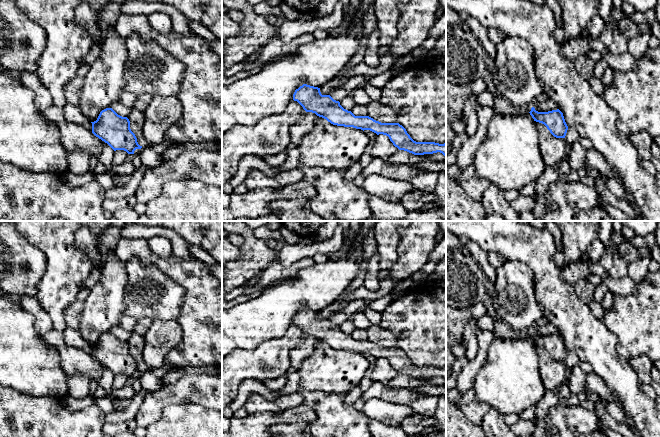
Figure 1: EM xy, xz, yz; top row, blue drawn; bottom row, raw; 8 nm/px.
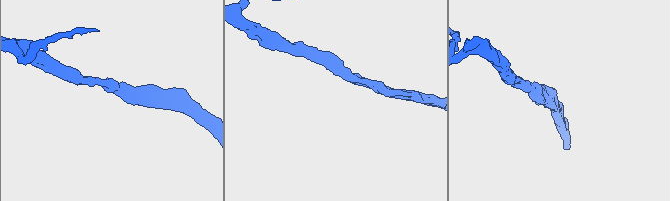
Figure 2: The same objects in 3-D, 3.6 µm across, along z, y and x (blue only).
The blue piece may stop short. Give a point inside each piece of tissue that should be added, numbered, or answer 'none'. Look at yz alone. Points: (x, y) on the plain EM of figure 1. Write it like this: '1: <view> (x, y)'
none

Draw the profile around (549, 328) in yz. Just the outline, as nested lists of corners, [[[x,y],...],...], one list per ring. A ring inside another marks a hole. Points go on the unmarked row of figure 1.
[[[547,322],[545,325],[541,326],[540,328],[535,329],[534,332],[538,336],[548,336],[552,334],[557,334],[558,329],[553,323]]]

